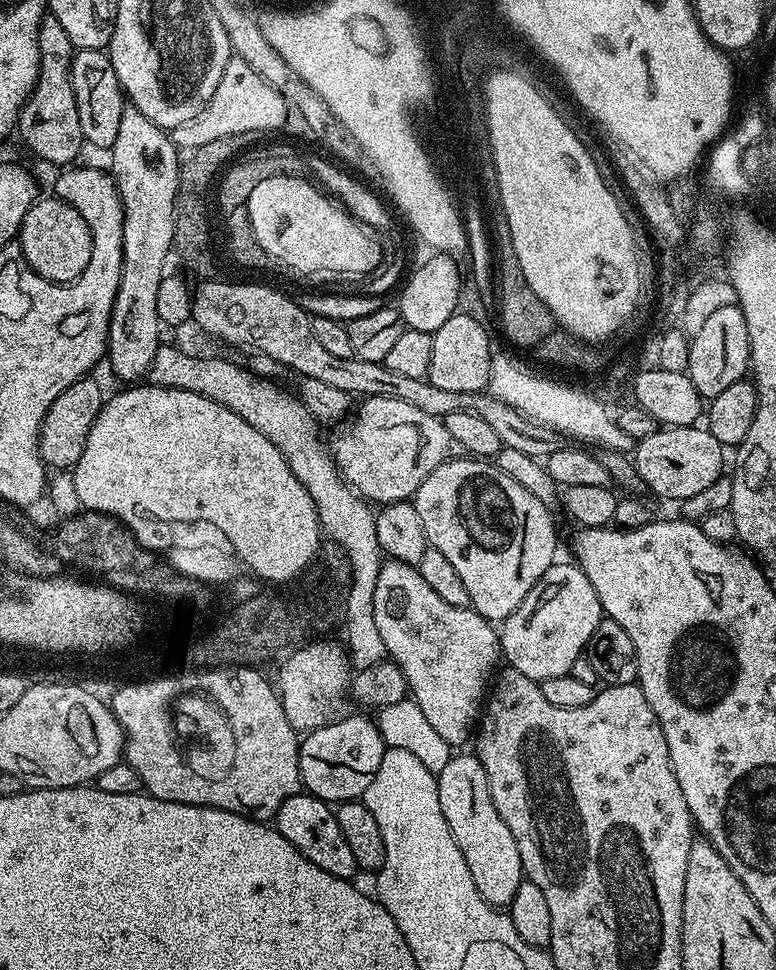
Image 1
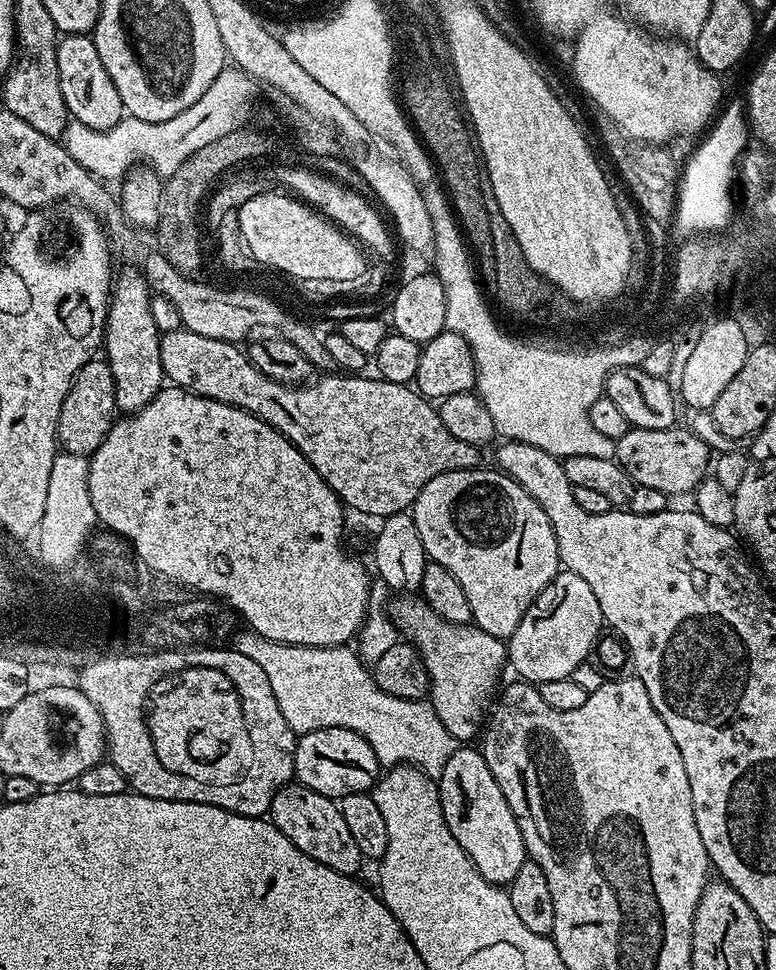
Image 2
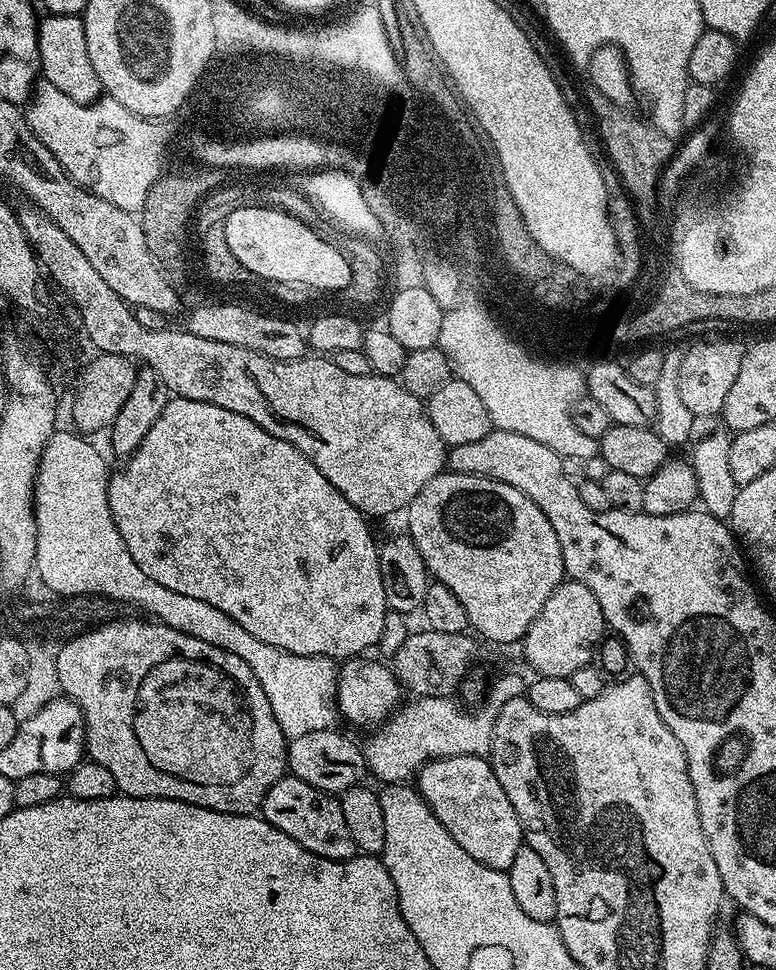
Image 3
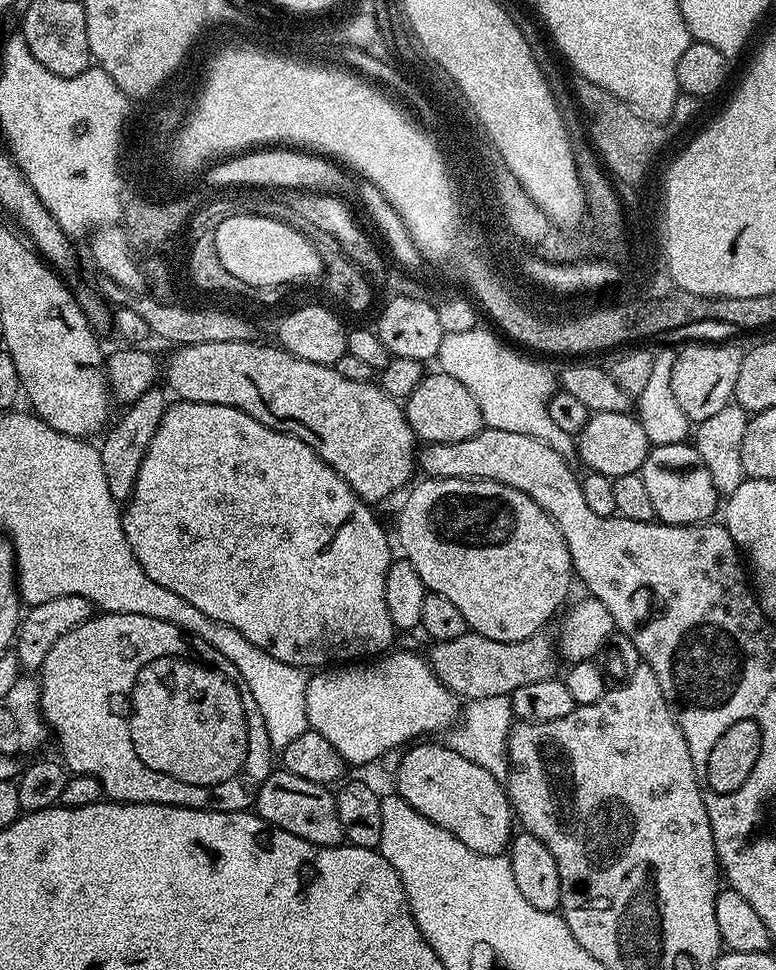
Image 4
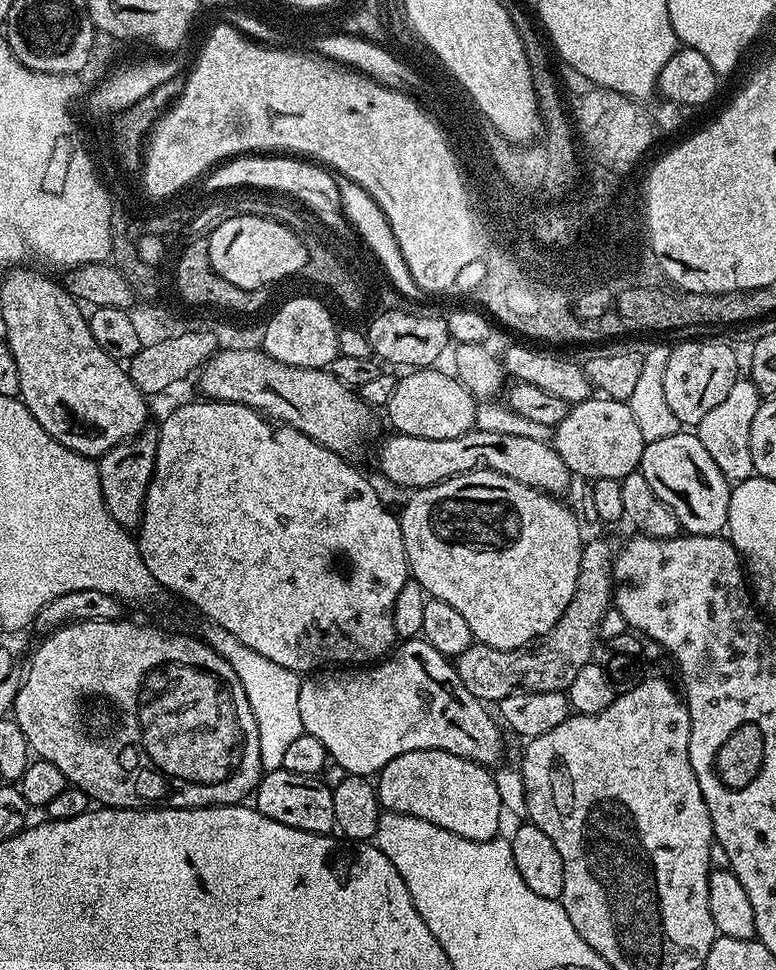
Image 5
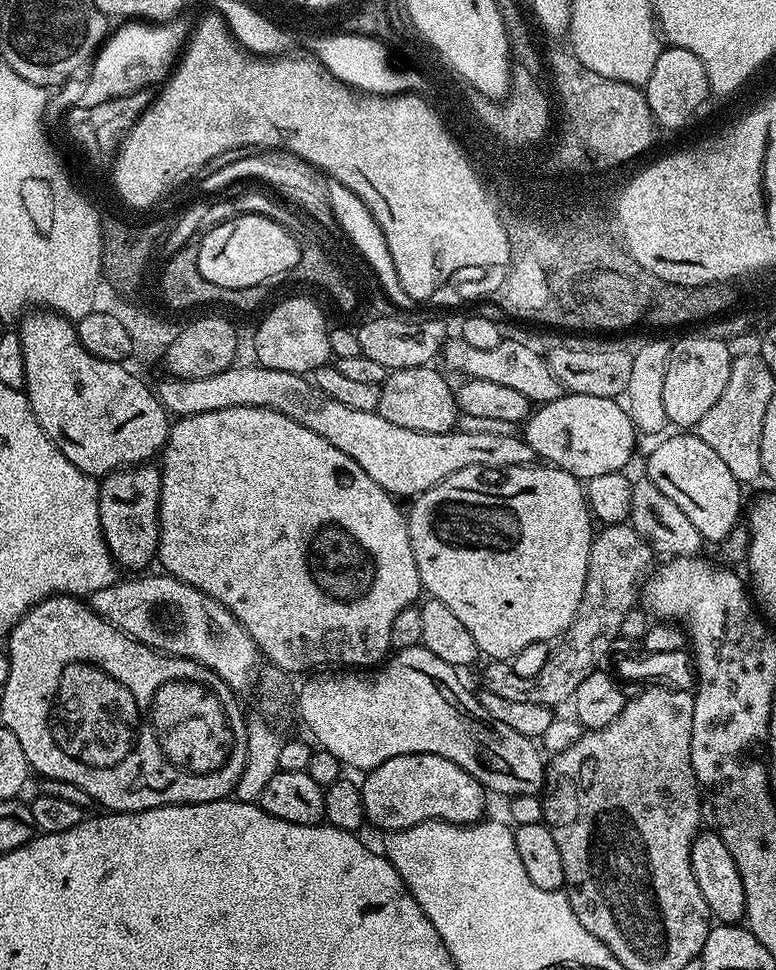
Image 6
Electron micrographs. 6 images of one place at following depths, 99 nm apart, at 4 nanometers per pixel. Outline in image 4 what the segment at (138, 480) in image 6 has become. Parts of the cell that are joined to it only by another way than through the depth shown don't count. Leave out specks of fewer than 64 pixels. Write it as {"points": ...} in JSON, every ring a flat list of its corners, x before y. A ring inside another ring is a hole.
{"points":[[153,386,142,394,134,403,123,409,120,421,113,423,103,437,104,444,99,445,102,458,102,470,106,470,106,482,110,486,110,494,117,502,127,502,132,499,132,491,138,482,138,470,142,470,142,458,146,458,146,450,158,430,164,417,166,399,159,392,159,387]]}

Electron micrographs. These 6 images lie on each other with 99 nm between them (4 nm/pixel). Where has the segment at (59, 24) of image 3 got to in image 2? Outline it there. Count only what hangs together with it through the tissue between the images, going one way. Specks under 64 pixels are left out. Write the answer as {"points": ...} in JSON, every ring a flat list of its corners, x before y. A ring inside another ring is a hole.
{"points":[[91,35,65,36,58,40,58,86,62,86,62,98,68,107,69,117,90,130,110,130,125,119,122,98,118,98,118,88,106,74,98,46,94,46]]}

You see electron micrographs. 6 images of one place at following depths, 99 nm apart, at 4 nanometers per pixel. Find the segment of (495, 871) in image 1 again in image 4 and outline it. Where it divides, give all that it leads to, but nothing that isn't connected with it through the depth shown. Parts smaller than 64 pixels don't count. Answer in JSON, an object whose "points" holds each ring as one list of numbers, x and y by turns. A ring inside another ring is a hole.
{"points":[[432,742,413,743,403,753,405,756,399,757,394,769,395,795,402,797,414,810,418,810,418,814,422,814,422,818,430,818,430,822,434,822,434,826,454,834,454,838,458,838,458,842,462,842,462,846,470,846,470,850,474,850,478,854,501,855,514,835,514,827,512,828,514,813,512,805,508,802,505,785,496,780,494,774,490,774,490,770,482,770,482,766,470,762,470,758,462,758,462,754,458,754,448,747,447,743,428,743]]}

